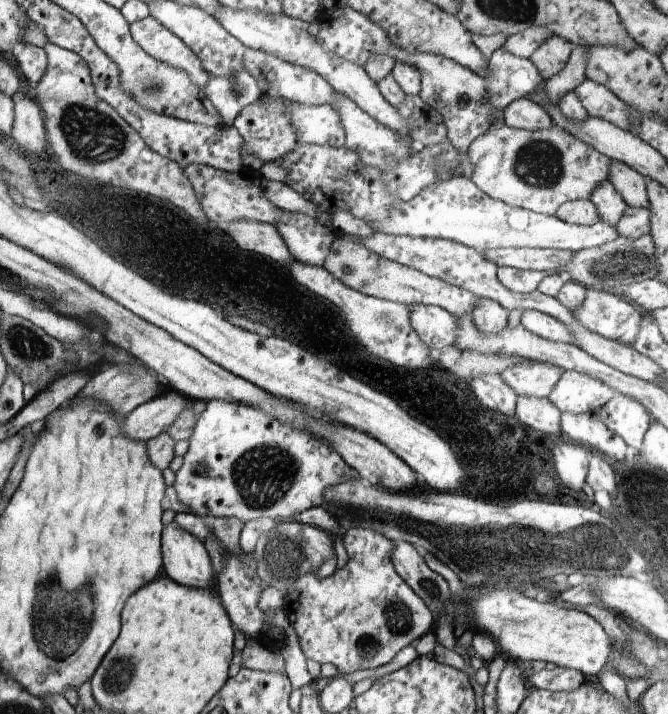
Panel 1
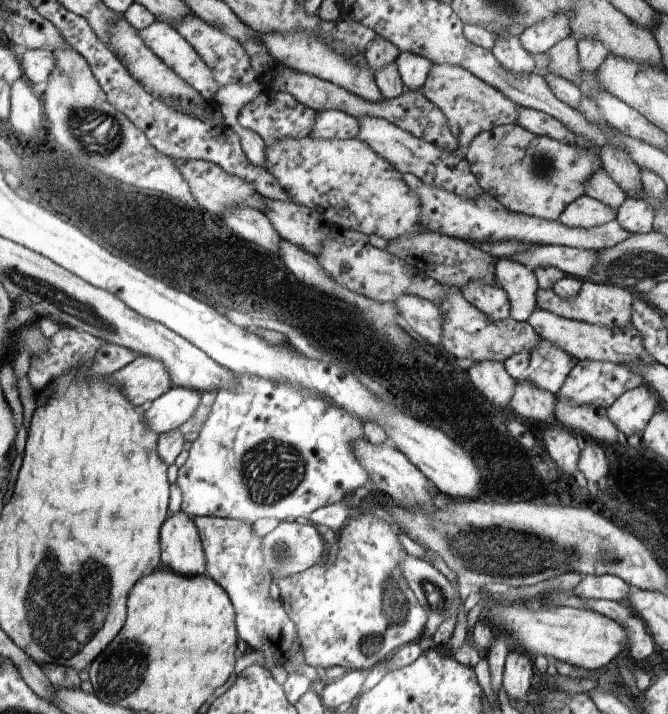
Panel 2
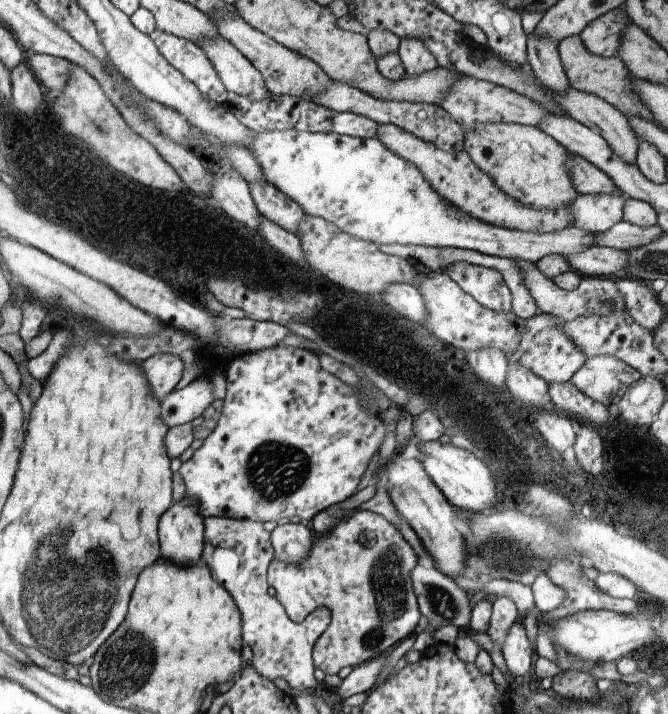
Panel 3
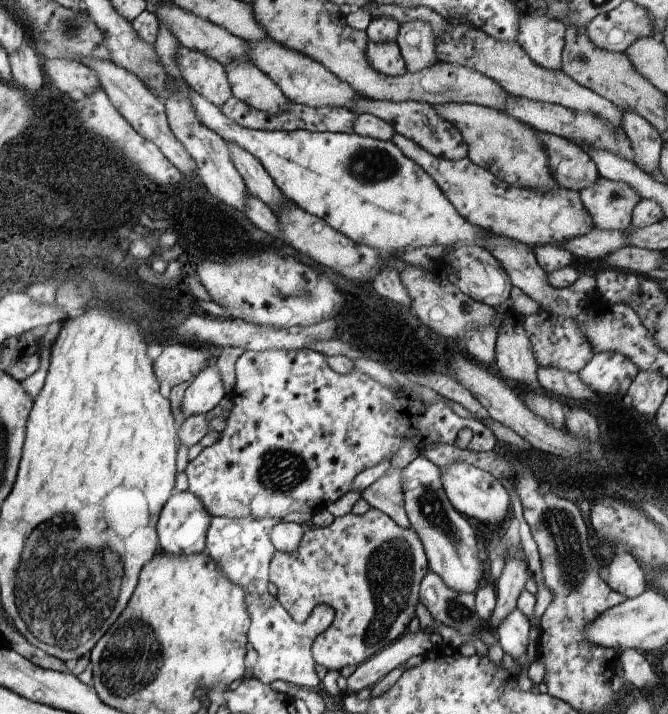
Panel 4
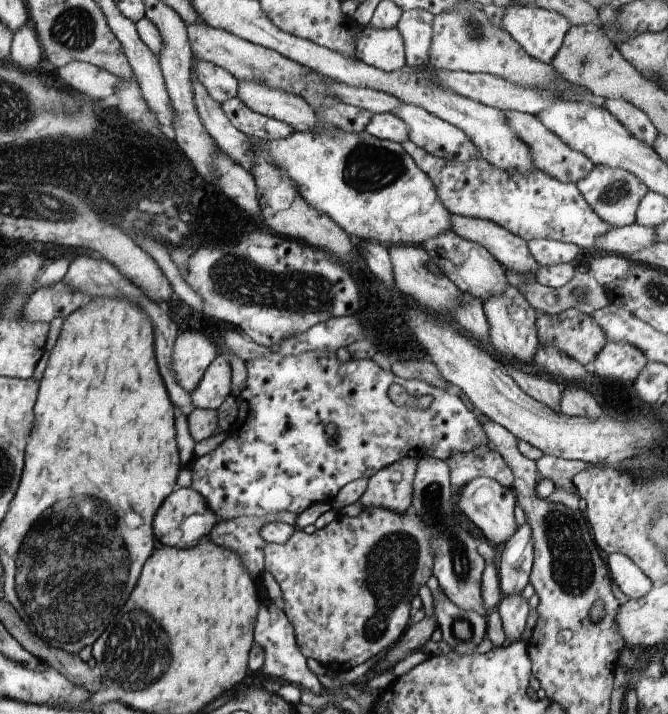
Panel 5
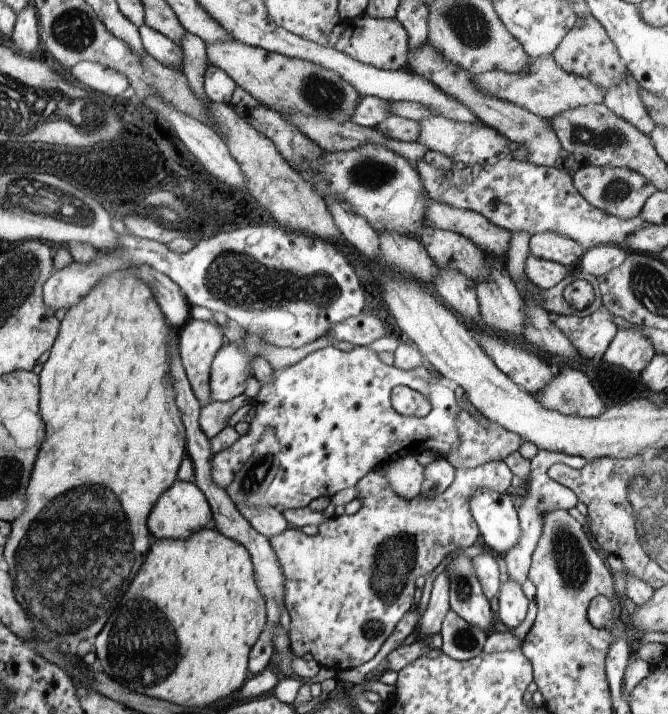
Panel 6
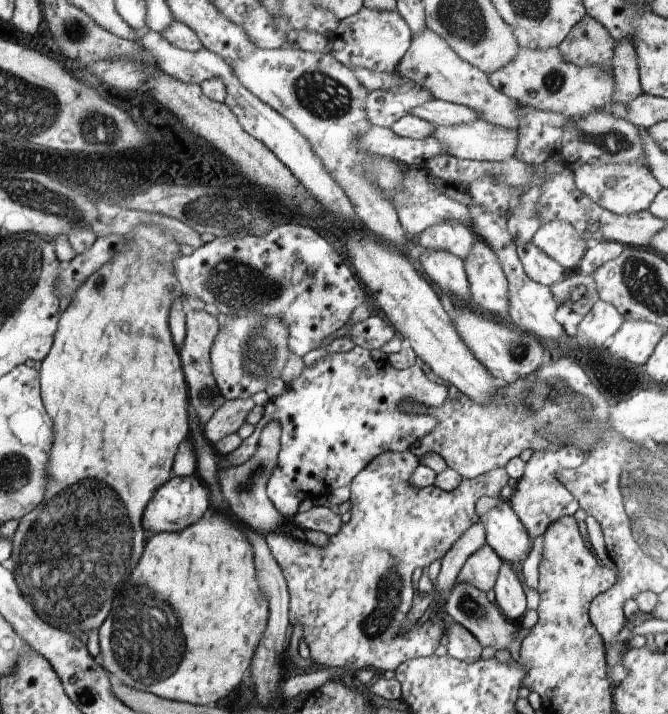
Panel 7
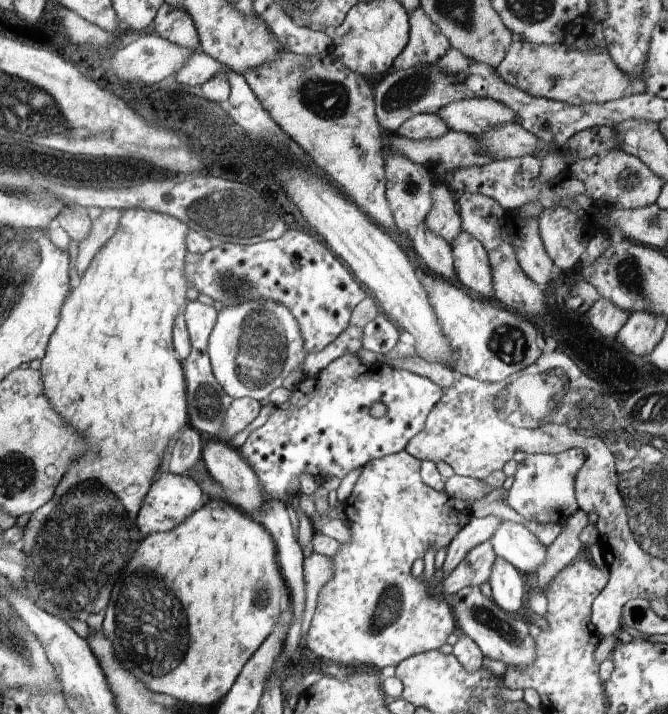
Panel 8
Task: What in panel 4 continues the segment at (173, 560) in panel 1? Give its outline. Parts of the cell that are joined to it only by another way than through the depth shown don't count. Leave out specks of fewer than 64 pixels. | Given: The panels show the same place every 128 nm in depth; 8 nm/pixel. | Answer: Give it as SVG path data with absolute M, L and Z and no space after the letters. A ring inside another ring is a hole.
M189 490L174 493L158 520L158 540L161 540L162 550L175 555L193 555L205 551L205 540L213 517L198 495Z

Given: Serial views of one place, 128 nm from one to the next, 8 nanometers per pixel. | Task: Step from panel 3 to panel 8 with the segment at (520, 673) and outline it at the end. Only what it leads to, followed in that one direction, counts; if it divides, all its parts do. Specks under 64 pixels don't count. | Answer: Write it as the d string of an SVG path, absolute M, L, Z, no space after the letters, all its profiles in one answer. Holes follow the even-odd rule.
M497 556L487 582L492 589L493 602L506 612L523 612L522 600L528 595L530 581L510 562Z

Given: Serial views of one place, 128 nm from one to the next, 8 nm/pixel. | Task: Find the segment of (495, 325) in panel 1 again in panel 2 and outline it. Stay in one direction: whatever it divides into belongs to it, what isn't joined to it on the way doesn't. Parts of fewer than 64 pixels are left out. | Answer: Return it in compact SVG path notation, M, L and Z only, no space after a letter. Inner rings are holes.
M472 281L460 289L465 299L486 313L489 319L504 320L512 315L509 295L498 282L491 285L486 281Z

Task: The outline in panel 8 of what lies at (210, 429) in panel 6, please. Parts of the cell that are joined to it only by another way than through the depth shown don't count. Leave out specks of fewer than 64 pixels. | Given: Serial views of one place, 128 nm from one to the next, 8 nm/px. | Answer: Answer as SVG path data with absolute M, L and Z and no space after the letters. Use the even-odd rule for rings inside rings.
M233 400L225 414L225 430L218 438L228 441L245 430L259 416L261 408L260 402L256 400Z

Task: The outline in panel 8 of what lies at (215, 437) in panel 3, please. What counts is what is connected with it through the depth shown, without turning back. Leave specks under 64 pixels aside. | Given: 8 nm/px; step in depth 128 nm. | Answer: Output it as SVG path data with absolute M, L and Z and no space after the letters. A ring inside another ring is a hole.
M348 352L344 356L332 360L324 370L322 370L317 376L308 376L302 378L299 384L295 387L296 390L292 390L292 394L288 401L284 404L278 404L274 407L276 410L272 412L270 418L266 421L262 428L252 432L246 440L246 443L239 448L239 453L242 458L257 472L257 476L261 480L261 486L265 492L266 497L274 498L274 500L280 500L280 502L285 502L291 499L291 493L289 492L289 486L295 480L300 482L300 476L302 474L311 474L316 480L318 480L319 485L322 485L323 479L326 477L336 477L341 480L341 482L352 472L352 470L362 469L366 464L370 463L370 460L375 460L376 458L383 458L384 456L389 456L390 454L395 454L406 449L406 444L413 439L414 436L418 435L418 432L425 428L426 420L429 417L429 413L433 411L434 406L442 398L444 394L444 389L438 384L432 382L429 378L418 376L418 374L412 374L406 370L397 370L396 368L383 363L382 361L377 361L376 363L360 362L360 356L358 352ZM376 404L382 404L384 406L384 414L380 416L372 416L372 408L376 408Z

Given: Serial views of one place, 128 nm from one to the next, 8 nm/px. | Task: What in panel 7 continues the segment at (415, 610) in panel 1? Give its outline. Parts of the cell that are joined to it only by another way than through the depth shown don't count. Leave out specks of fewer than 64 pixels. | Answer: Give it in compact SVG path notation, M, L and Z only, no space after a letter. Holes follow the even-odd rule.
M406 449L402 452L386 451L372 460L350 484L351 495L349 500L352 503L352 507L349 512L349 521L342 524L338 534L329 537L328 544L324 548L319 549L306 541L294 538L291 534L284 534L284 532L272 531L265 535L269 549L272 551L276 562L281 566L287 582L287 587L289 588L289 621L293 626L298 623L302 624L304 631L303 637L309 646L310 658L316 664L324 664L324 666L329 666L330 668L342 668L349 672L353 672L356 669L371 668L378 672L385 672L386 670L395 671L396 667L407 659L427 657L433 655L434 652L438 652L438 648L442 648L442 636L446 636L447 624L446 616L441 616L439 611L423 624L407 624L407 614L412 608L412 598L414 598L414 584L412 584L413 572L418 567L423 568L425 566L430 566L435 560L442 559L446 552L450 550L450 547L452 547L453 544L461 538L462 534L468 530L469 526L475 524L474 504L476 504L476 500L483 496L498 497L500 490L502 490L506 484L509 484L508 480L510 480L510 477L509 472L506 472L505 468L499 468L481 474L473 479L464 478L459 487L450 492L438 488L434 484L418 488L414 486L414 484L410 484L410 480L411 477L414 476L417 467L420 466L419 459L420 458L410 449Z

